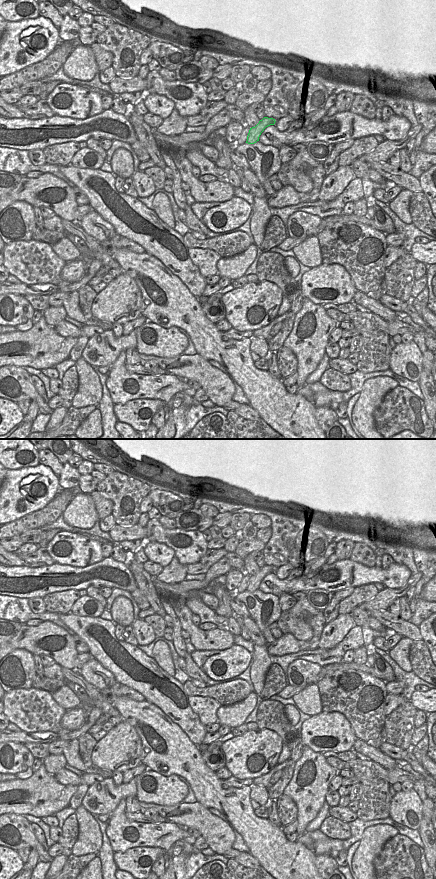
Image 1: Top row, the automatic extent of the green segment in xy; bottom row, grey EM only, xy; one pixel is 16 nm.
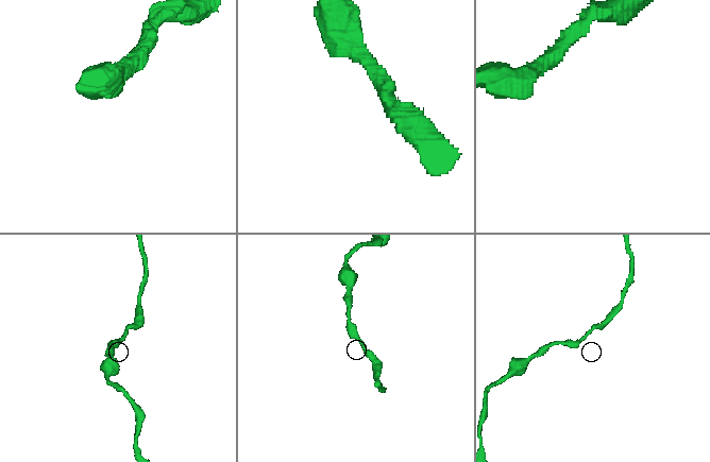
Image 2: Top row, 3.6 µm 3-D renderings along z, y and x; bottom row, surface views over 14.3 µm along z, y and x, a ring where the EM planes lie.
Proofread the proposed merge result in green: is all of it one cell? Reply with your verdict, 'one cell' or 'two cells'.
one cell

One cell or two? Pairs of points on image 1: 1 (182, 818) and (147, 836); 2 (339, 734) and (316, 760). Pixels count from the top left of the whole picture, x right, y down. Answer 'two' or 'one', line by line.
1: two
2: two

